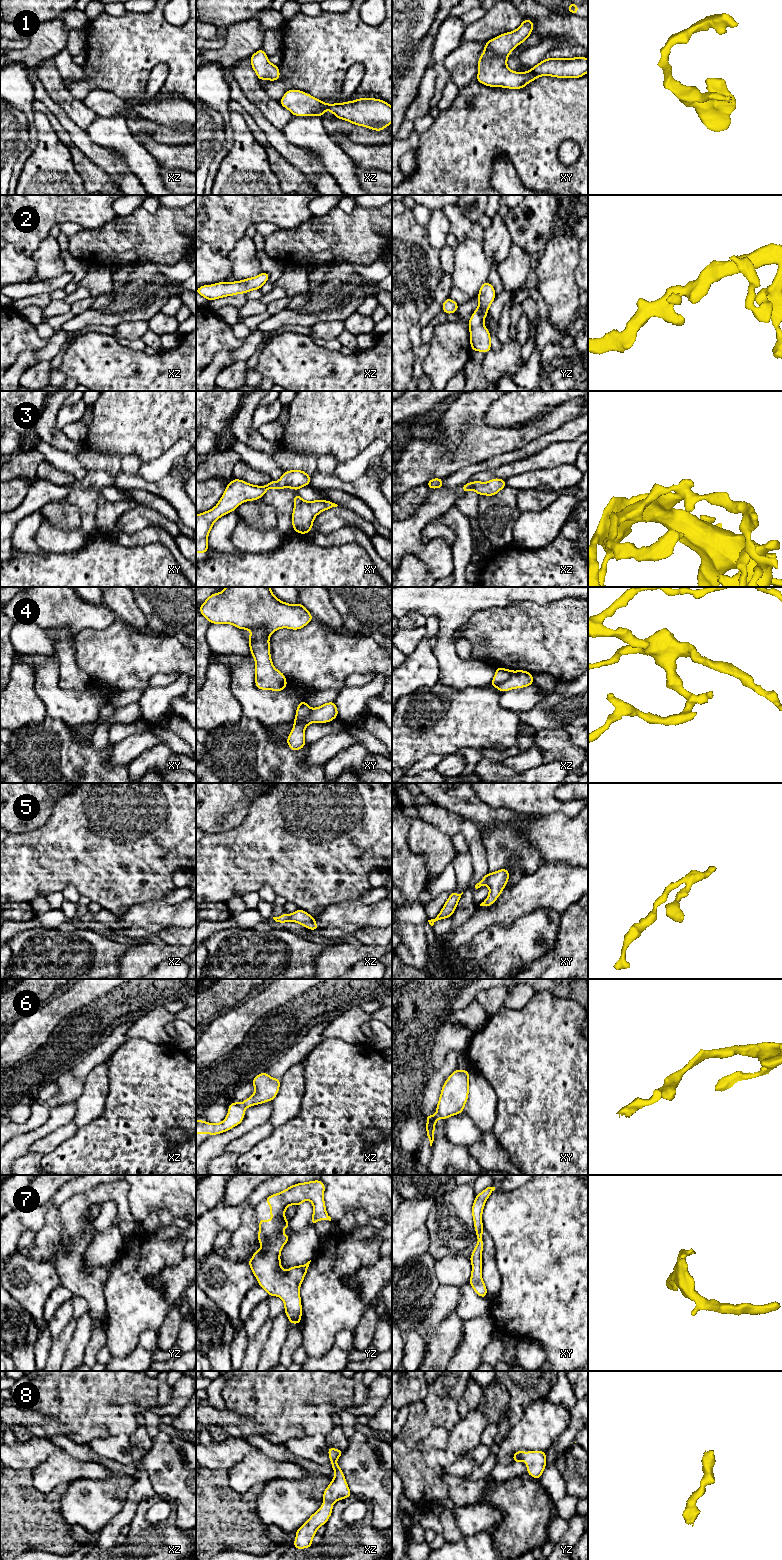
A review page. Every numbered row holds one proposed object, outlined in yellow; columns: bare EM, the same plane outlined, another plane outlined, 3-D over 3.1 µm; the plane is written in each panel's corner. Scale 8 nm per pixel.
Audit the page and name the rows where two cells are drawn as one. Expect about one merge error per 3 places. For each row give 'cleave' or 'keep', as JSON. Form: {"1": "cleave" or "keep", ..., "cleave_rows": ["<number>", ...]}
{"1": "keep", "2": "keep", "3": "keep", "4": "cleave", "5": "keep", "6": "cleave", "7": "keep", "8": "keep", "cleave_rows": ["4", "6"]}

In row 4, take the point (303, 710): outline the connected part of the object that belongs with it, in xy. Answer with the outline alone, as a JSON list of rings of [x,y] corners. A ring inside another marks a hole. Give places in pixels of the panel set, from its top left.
[[[302,700],[297,706],[293,724],[297,724],[305,720],[309,716],[310,712],[310,706],[304,700]]]

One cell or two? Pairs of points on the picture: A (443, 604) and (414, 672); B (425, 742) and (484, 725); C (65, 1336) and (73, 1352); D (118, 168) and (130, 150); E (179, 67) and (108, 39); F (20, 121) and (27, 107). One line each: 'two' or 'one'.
A: two
B: one
C: two
D: two
E: one
F: two

